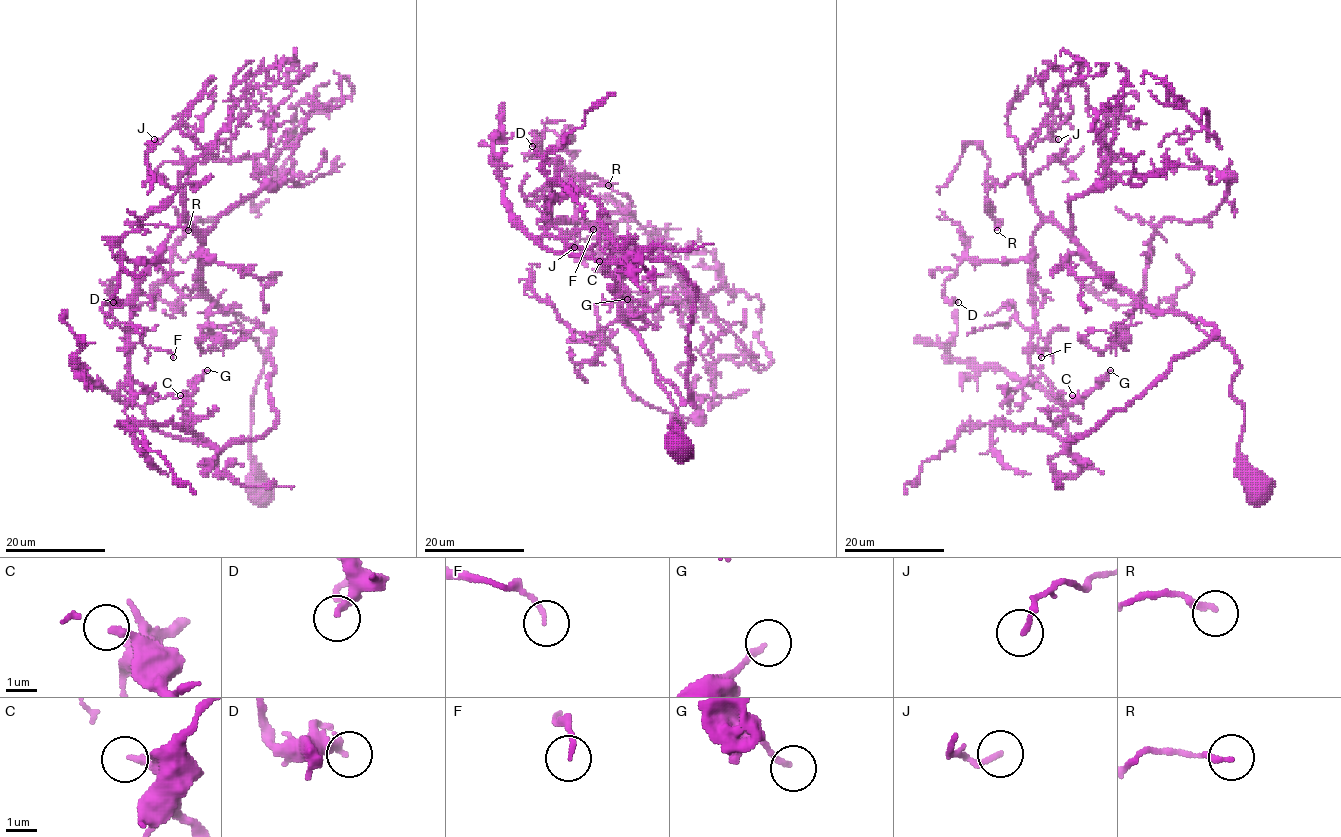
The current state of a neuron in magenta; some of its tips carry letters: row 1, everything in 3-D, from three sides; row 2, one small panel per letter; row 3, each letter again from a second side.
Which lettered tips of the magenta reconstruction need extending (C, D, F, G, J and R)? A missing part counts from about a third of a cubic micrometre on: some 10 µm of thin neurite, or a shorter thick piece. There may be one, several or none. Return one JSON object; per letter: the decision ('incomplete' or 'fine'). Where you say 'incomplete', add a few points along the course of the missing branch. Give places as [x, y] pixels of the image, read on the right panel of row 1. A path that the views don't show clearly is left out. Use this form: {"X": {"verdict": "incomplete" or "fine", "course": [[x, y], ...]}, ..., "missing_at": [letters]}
{"C": {"verdict": "fine"}, "D": {"verdict": "fine"}, "F": {"verdict": "fine"}, "G": {"verdict": "fine"}, "J": {"verdict": "fine"}, "R": {"verdict": "fine"}, "missing_at": []}

